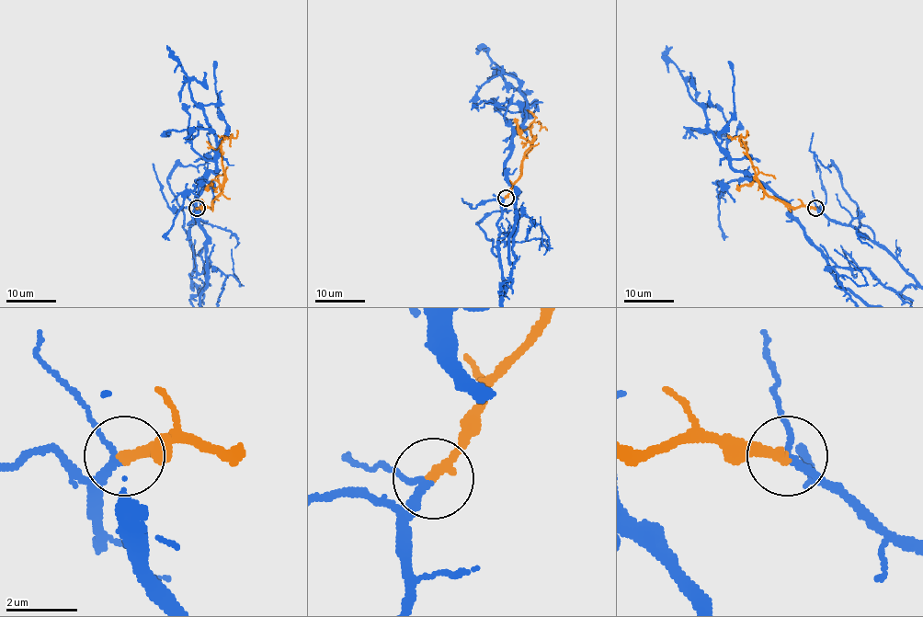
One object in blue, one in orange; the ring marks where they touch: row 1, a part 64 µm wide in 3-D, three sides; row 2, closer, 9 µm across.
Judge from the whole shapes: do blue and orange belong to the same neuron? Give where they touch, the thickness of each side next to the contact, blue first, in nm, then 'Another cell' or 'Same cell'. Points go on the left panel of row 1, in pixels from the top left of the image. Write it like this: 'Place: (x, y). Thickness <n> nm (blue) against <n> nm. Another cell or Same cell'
Place: (197, 208). Thickness 160 nm (blue) against 300 nm. Same cell

